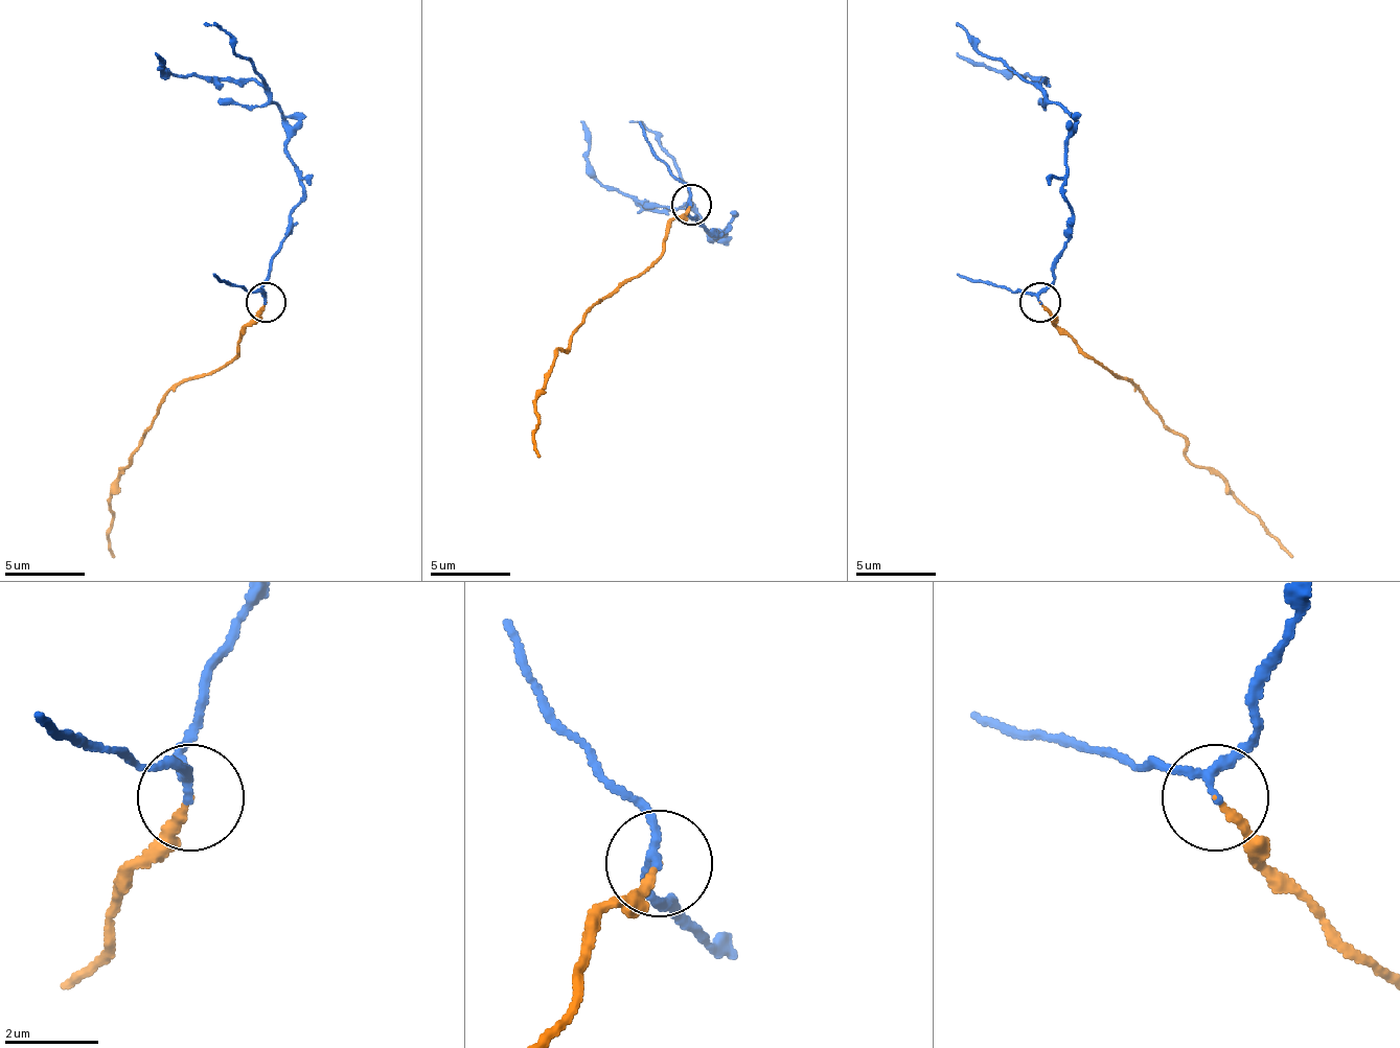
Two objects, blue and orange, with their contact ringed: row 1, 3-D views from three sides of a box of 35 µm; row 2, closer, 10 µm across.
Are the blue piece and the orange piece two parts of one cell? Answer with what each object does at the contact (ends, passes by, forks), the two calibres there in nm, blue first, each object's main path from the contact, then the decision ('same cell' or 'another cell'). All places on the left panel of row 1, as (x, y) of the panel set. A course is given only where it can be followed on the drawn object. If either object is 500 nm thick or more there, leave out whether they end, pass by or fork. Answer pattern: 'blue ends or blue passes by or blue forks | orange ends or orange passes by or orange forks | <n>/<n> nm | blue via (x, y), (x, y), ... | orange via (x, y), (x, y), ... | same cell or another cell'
blue passes by | orange ends | 170/160 nm | blue via (267, 303), (271, 255), (303, 194), (299, 166), (287, 149), (287, 121), (254, 80), (165, 73), (154, 52) | orange via (267, 303), (243, 331), (238, 351), (223, 368), (182, 379), (137, 440), (134, 461), (109, 497), (113, 557) | same cell

